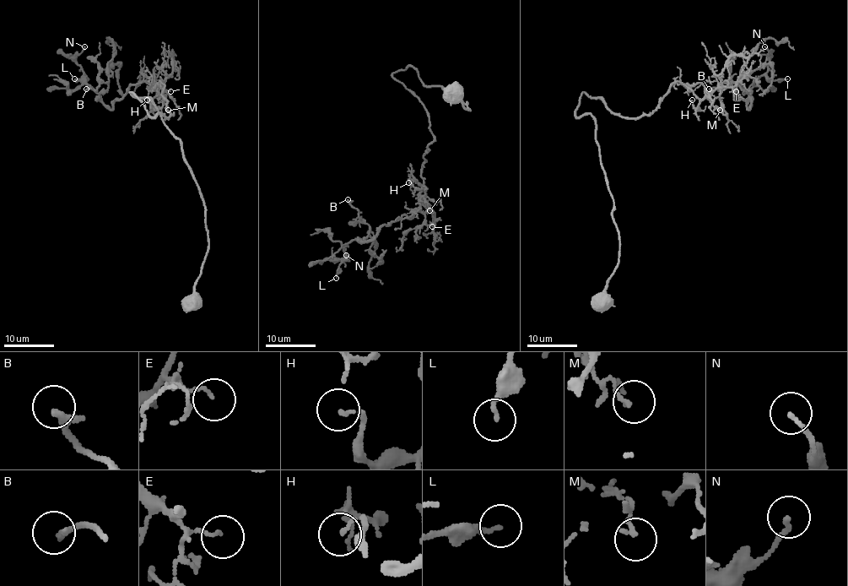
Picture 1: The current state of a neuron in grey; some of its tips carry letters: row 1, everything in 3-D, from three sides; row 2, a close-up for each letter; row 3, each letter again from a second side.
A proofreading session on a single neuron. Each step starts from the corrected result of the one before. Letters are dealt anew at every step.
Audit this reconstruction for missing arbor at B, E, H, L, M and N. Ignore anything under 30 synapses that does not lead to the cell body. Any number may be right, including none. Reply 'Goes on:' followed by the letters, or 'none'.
Goes on: B

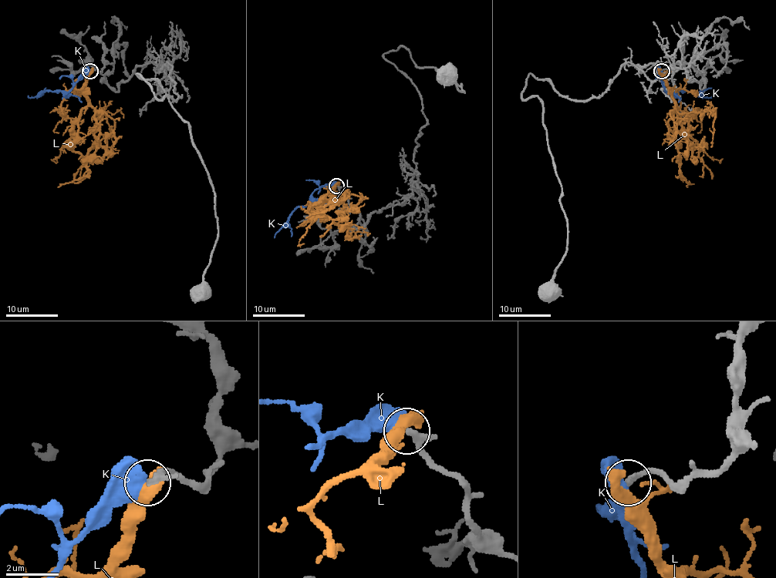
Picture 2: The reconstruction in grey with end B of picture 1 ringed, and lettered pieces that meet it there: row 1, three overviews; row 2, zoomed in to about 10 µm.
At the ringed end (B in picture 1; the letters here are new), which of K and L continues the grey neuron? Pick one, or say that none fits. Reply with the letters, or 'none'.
K

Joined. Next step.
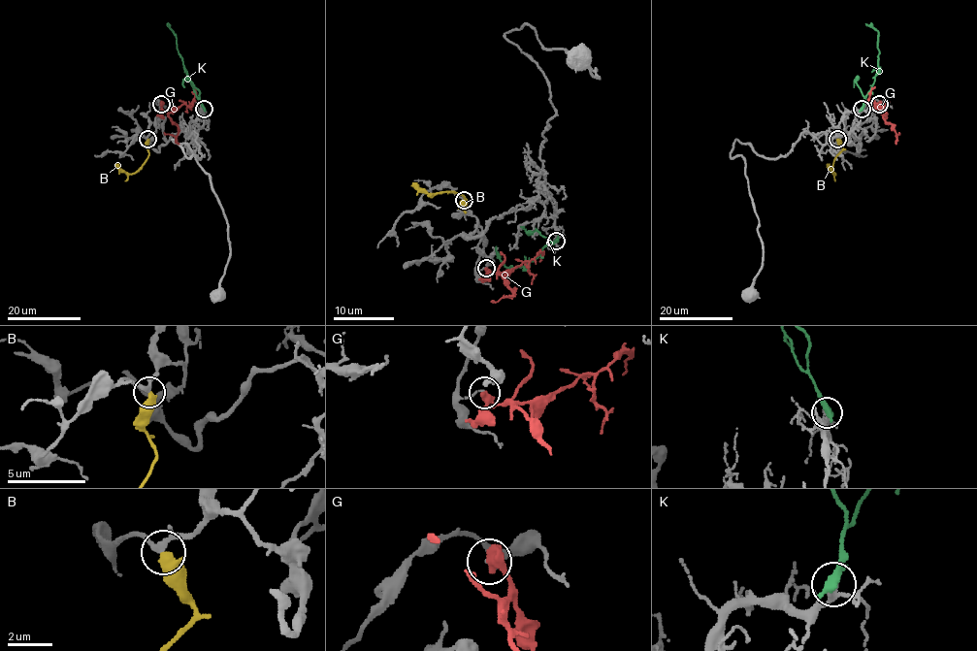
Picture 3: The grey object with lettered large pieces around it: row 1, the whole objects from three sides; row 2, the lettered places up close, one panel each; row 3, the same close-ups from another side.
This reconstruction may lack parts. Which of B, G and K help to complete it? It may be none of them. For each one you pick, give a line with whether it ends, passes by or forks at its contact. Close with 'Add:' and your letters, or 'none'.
B: it ends there
Add: B

